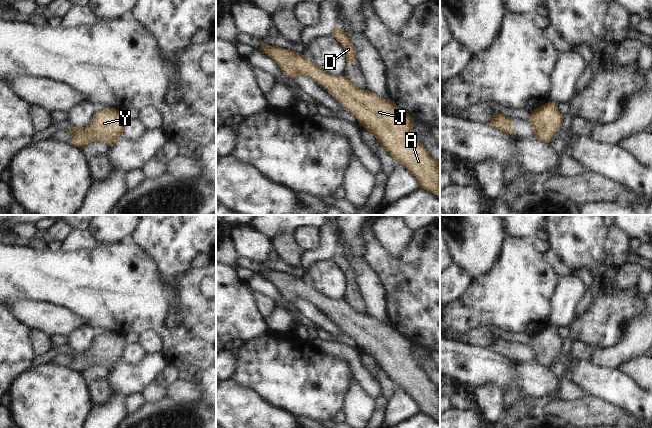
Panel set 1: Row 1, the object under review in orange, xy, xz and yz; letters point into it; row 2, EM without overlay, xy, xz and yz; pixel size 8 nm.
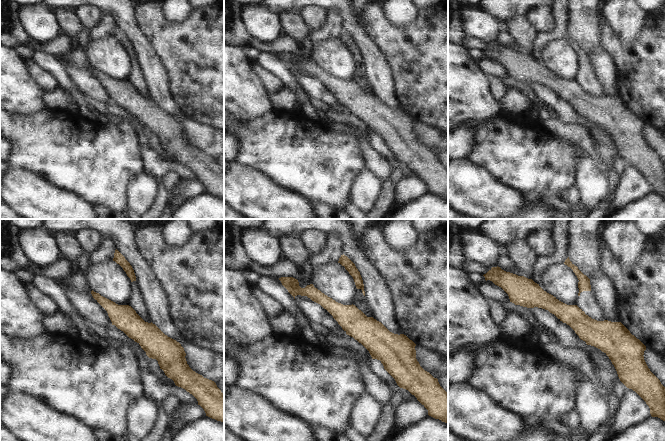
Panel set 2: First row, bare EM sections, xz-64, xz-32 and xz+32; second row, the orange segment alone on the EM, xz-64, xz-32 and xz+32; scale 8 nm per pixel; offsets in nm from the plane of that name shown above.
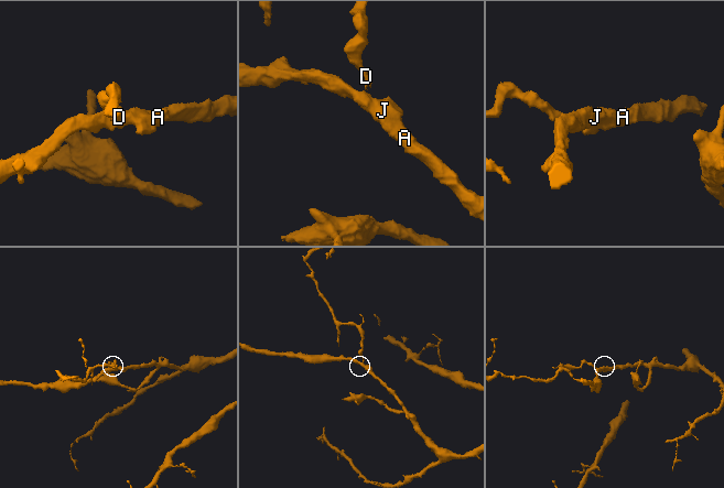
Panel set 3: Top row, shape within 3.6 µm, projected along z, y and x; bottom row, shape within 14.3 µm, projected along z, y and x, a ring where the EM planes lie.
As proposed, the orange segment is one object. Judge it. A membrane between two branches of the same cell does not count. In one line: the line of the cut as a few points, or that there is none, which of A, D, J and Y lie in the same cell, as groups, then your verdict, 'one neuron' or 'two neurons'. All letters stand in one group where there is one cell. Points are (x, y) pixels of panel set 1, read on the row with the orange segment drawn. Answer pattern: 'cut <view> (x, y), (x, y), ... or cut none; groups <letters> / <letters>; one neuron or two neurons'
cut xz (351, 81), (353, 84); groups A J Y / D; two neurons

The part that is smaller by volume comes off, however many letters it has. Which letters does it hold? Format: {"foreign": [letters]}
{"foreign": ["D"]}

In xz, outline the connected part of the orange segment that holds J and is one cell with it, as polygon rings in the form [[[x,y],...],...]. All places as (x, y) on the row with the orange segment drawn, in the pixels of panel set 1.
[[[267,44],[262,45],[259,49],[280,66],[286,77],[306,76],[321,85],[341,103],[343,109],[358,120],[361,126],[375,135],[381,146],[397,163],[401,163],[416,177],[421,188],[440,197],[440,163],[430,156],[427,149],[417,139],[413,131],[413,117],[392,100],[384,99],[369,90],[360,89],[346,75],[335,77],[327,73],[321,67],[314,65],[303,54]]]

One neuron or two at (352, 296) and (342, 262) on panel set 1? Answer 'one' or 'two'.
one

